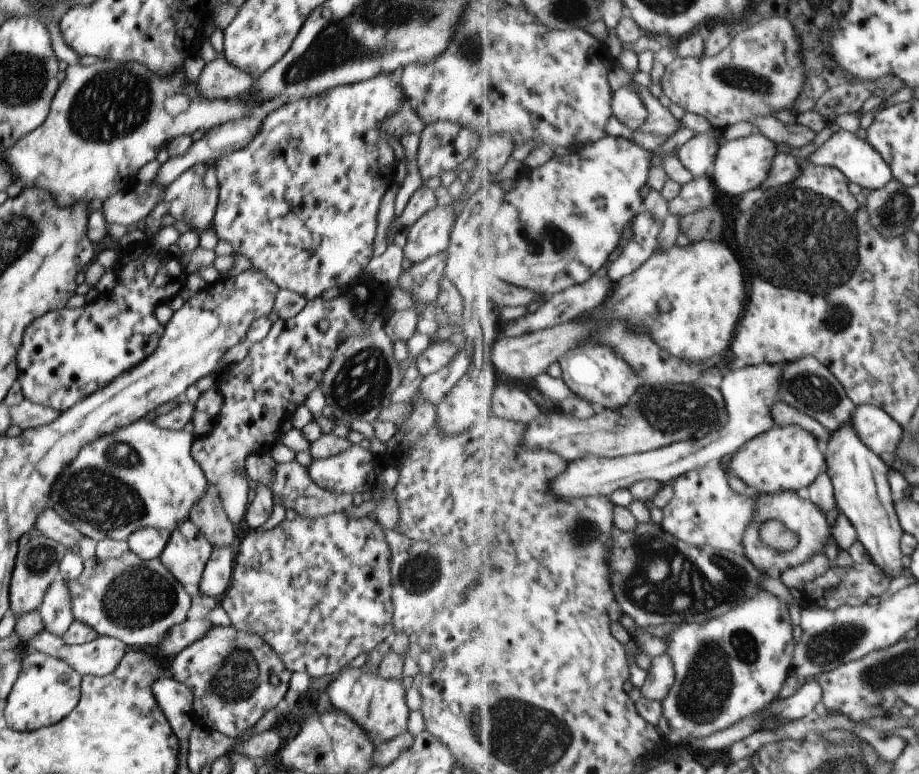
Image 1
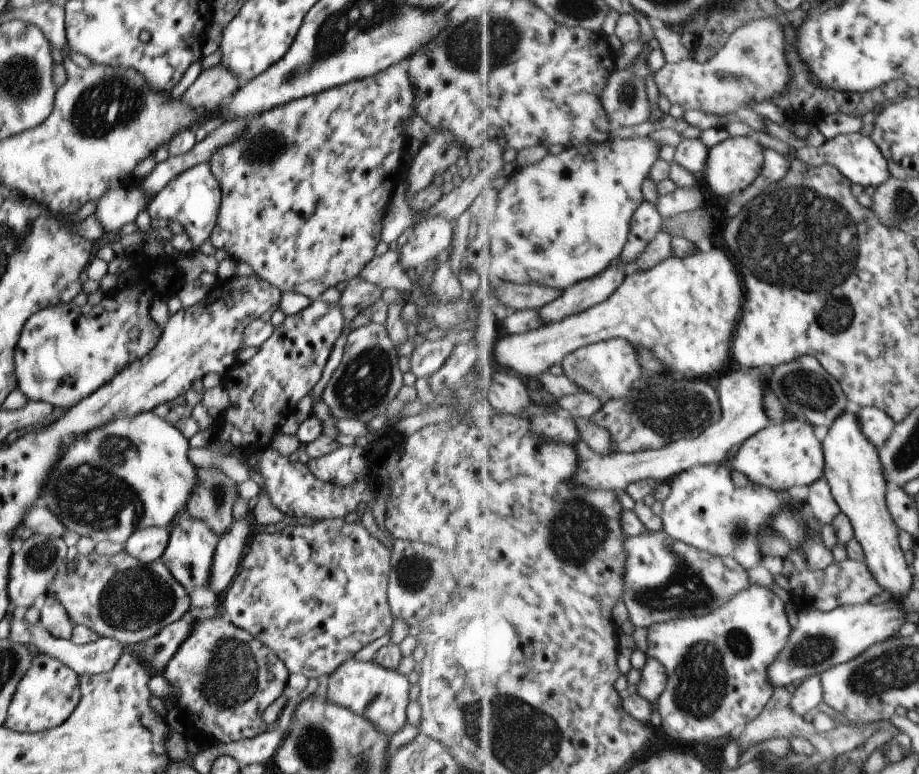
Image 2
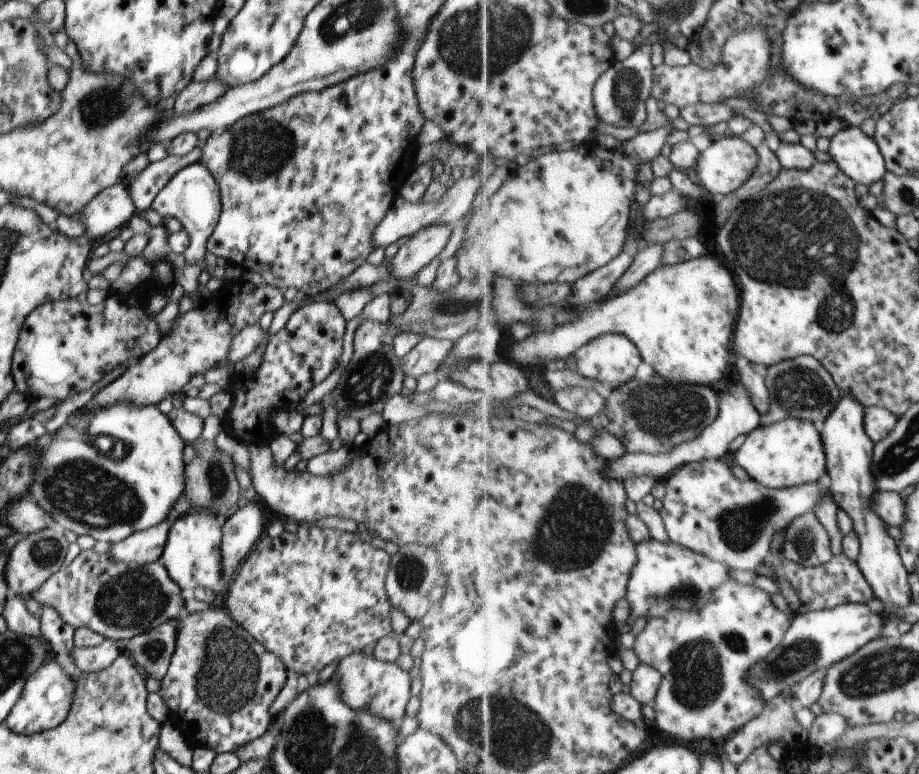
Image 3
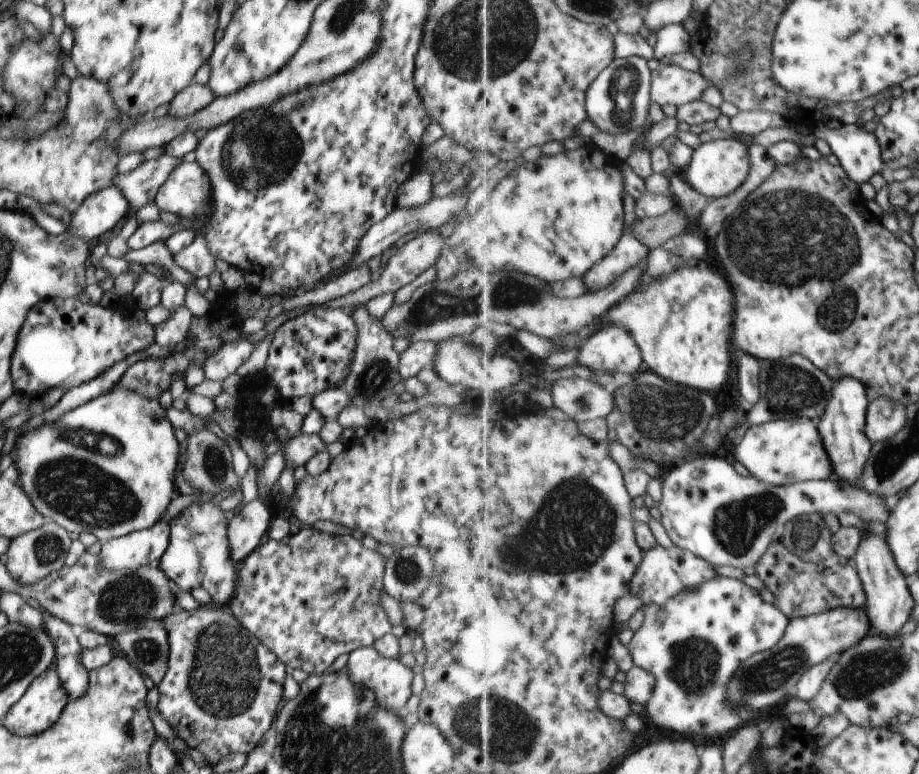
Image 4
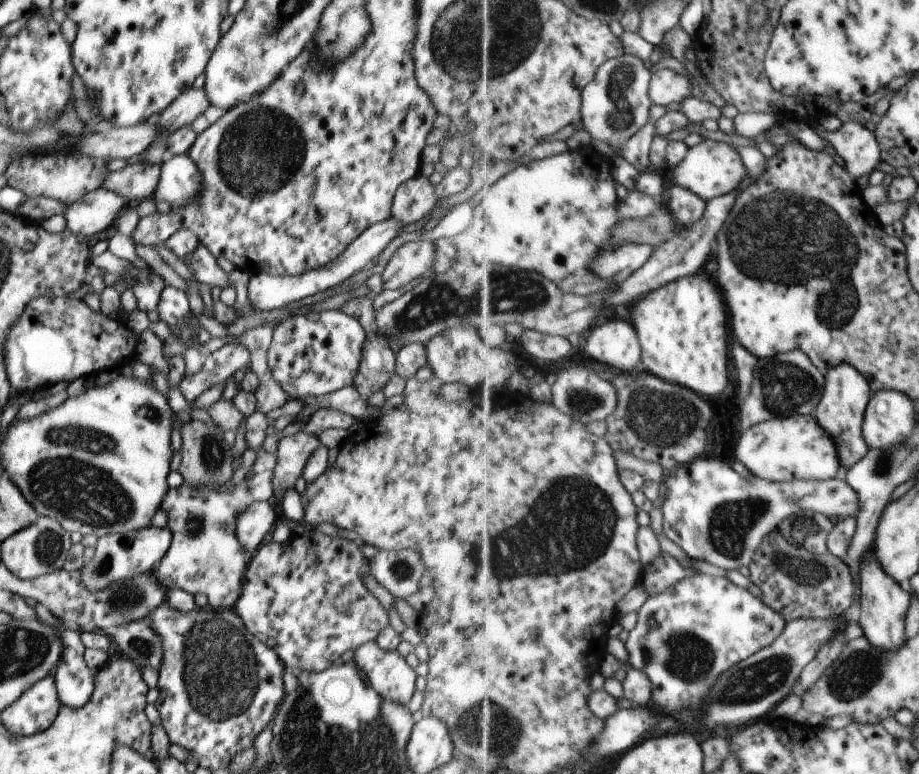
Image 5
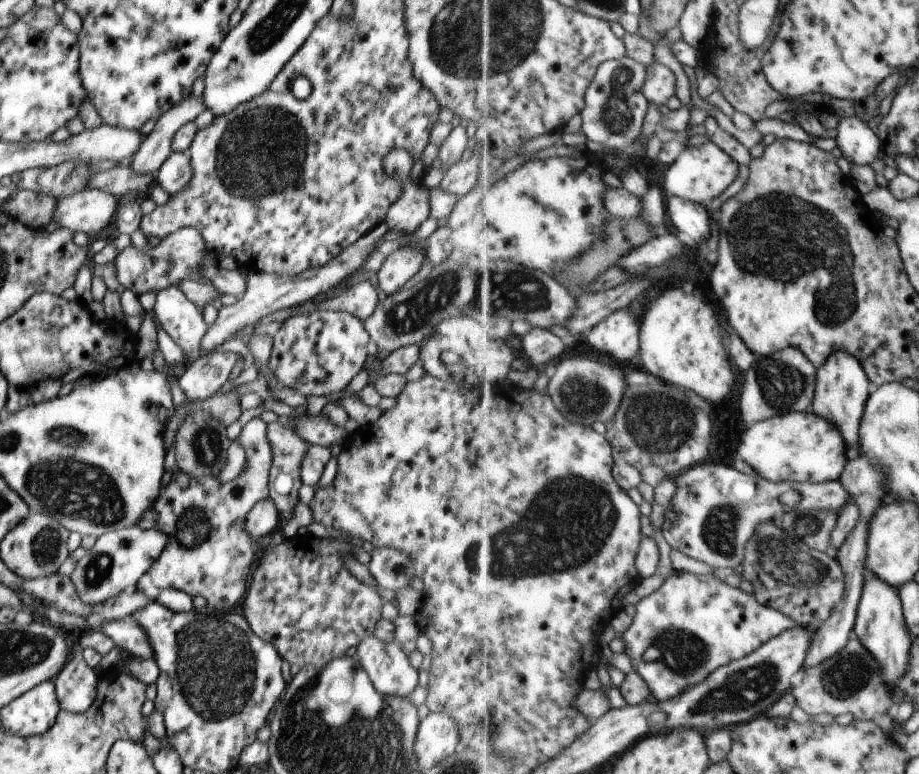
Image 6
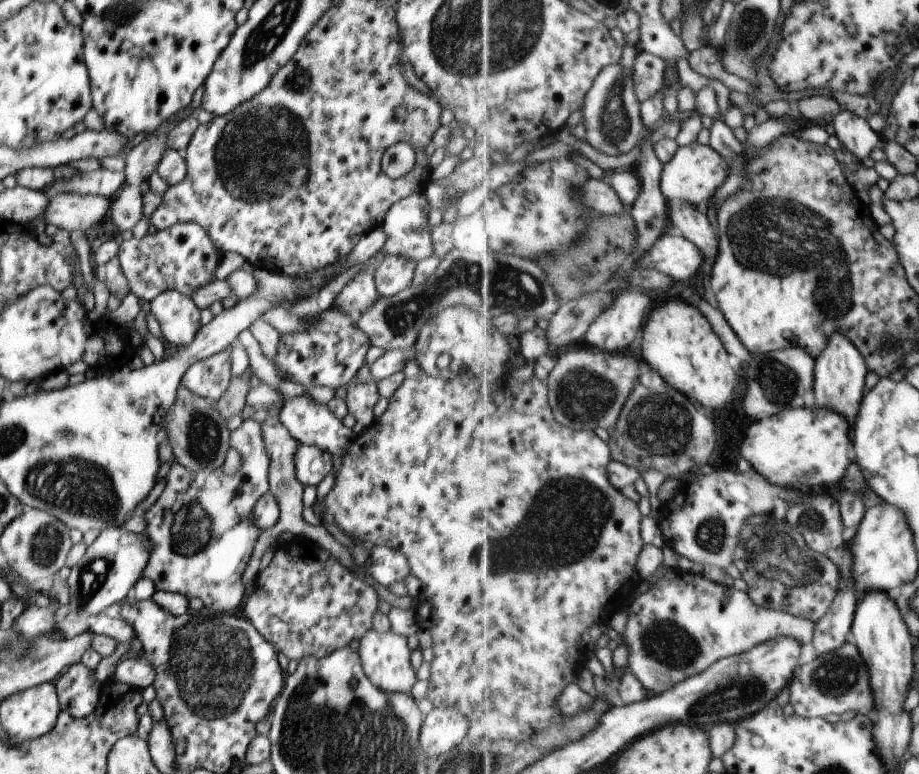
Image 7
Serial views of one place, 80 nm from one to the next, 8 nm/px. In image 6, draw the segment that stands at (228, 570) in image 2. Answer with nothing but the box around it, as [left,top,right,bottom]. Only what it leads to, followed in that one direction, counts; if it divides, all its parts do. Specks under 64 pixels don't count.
[244,498,278,544]

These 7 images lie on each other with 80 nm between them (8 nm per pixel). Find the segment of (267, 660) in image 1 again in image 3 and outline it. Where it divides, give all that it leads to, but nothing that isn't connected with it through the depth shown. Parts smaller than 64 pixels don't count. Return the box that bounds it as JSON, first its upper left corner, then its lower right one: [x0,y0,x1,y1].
[157,608,286,753]

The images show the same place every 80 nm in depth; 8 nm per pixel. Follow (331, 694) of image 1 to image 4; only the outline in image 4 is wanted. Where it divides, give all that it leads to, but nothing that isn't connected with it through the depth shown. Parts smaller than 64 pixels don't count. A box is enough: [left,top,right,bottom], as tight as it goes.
[343,646,413,715]

